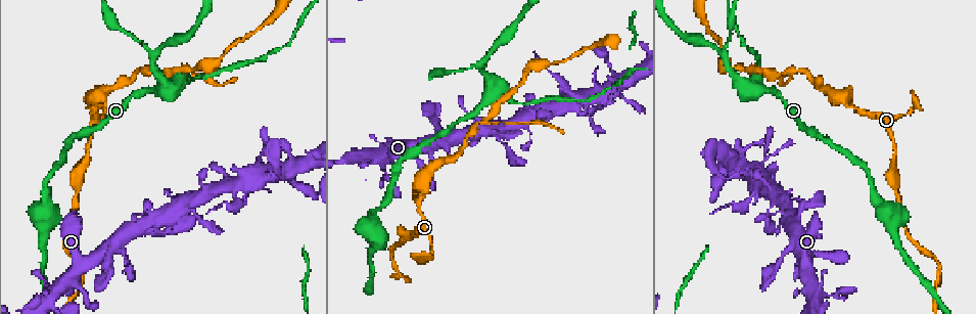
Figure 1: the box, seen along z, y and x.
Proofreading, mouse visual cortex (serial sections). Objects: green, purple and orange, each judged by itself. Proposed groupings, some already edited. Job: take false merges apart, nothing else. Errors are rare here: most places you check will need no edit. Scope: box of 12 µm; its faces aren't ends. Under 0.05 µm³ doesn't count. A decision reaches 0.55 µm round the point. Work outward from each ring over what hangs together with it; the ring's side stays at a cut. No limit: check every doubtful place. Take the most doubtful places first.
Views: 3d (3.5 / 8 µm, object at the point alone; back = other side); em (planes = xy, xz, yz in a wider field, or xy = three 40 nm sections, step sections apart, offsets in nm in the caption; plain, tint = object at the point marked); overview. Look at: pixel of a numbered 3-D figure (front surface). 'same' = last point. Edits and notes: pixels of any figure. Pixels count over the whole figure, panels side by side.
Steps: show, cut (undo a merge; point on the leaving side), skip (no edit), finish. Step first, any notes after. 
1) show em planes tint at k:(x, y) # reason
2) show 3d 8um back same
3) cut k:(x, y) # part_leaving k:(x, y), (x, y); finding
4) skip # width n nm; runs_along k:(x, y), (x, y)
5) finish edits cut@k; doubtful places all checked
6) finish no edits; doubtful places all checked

show 3d 3.5um at 1:(105, 107) # sharp bend

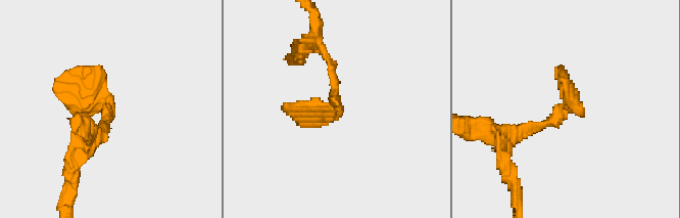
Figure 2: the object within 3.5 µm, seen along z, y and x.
show em xy step 1 tint at 2:(574, 104) # shape alone is not enough

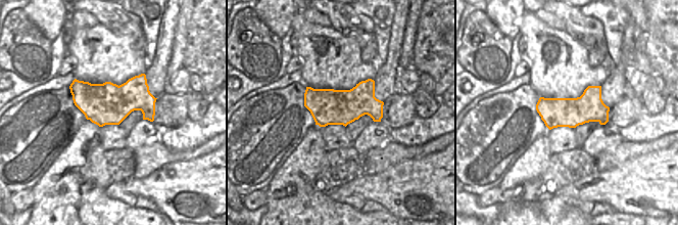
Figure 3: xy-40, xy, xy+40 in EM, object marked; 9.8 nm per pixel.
skip # width 360 nm; runs_along 2:(100, 131), (109, 105), (56, 80); one cell here

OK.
show 3d 3.5um at 1:(776, 73) # narrows sharply

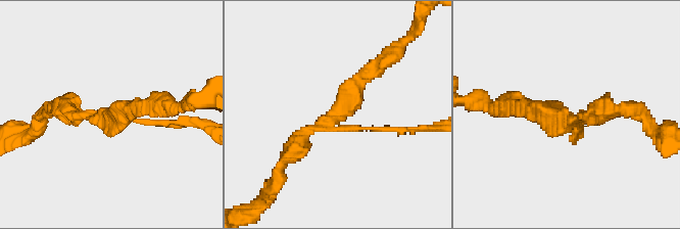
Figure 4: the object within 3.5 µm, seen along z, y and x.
show em xy step 1 tint at 4:(571, 120)

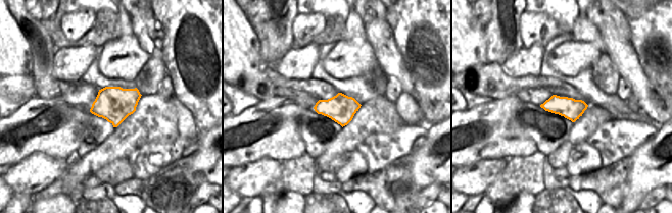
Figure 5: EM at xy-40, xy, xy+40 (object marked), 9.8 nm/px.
skip # continuous, no second cell

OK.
show 3d 3.5um at 1:(746, 86)

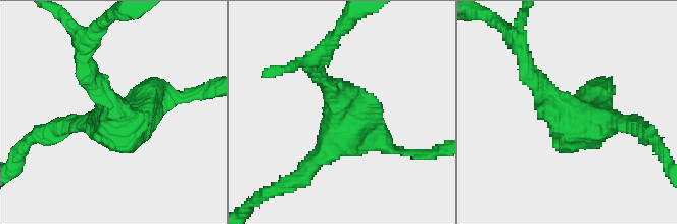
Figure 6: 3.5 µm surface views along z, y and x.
show em xy step 5 tint at 6:(344, 111) # arms 3; arm_widths 200, 200, 300 nm; now the EM

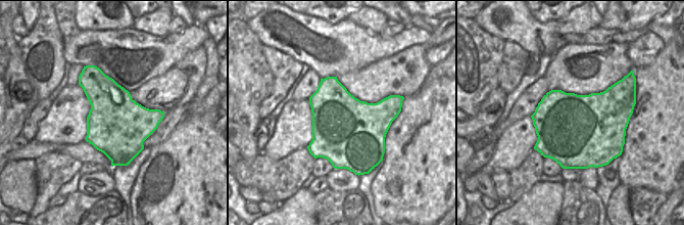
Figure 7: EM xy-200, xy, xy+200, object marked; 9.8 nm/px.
skip # runs_along 6:(635, 125), (570, 119), (535, 85); all the same cell

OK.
show 3d 3.5um at 1:(197, 77) # a narrow waist

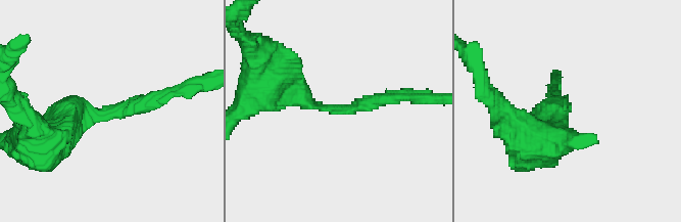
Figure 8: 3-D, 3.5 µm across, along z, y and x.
show em planes tint at 8:(106, 117) # arm_widths 200, 450 nm; need the tissue

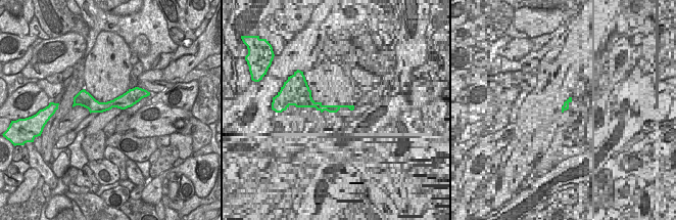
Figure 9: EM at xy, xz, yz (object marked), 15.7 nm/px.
skip # one cell here

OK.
finish no edits; doubtful places all checked

